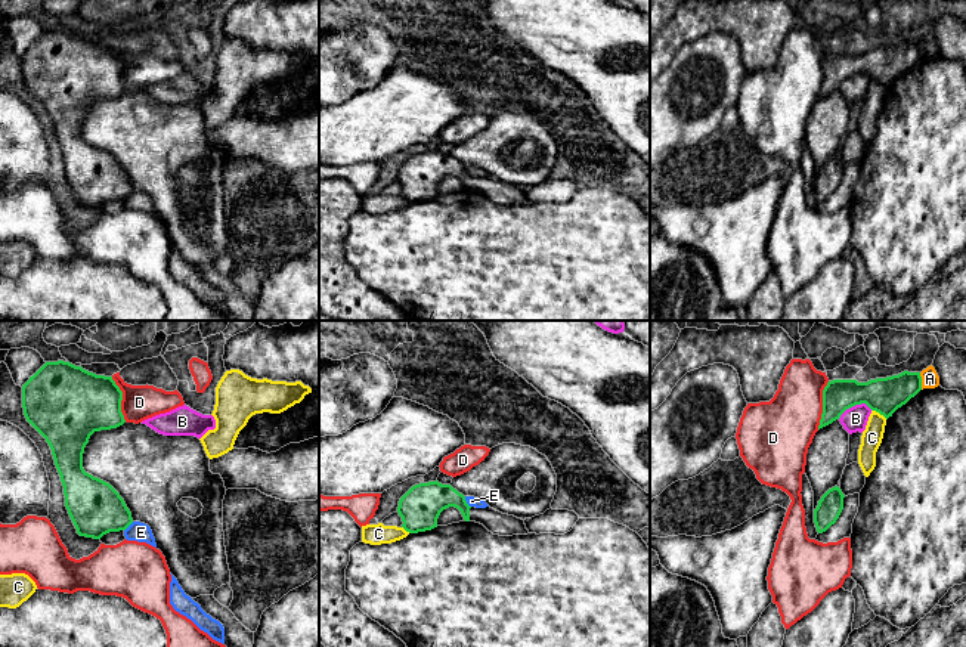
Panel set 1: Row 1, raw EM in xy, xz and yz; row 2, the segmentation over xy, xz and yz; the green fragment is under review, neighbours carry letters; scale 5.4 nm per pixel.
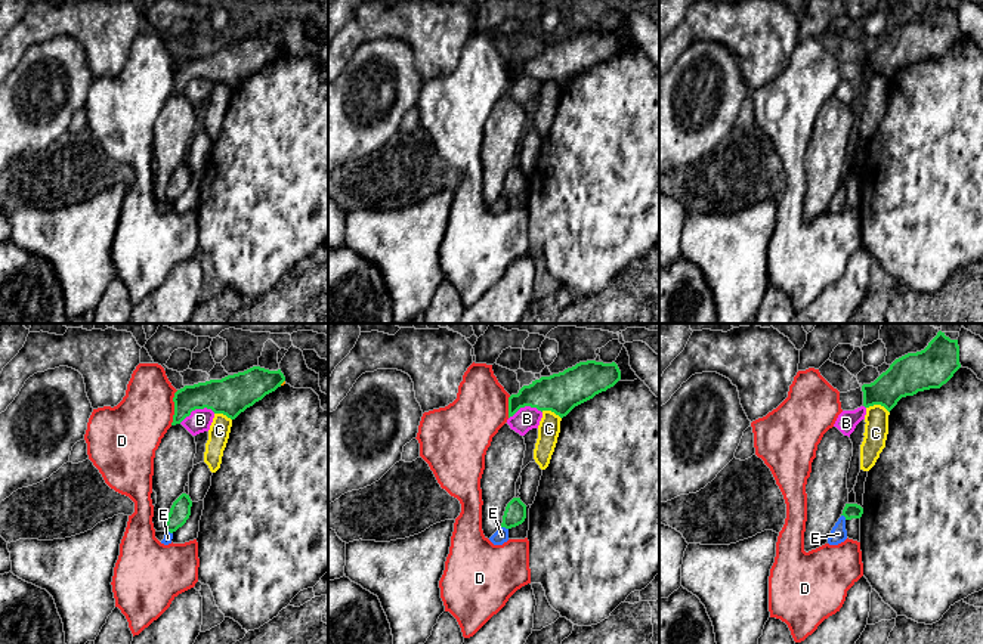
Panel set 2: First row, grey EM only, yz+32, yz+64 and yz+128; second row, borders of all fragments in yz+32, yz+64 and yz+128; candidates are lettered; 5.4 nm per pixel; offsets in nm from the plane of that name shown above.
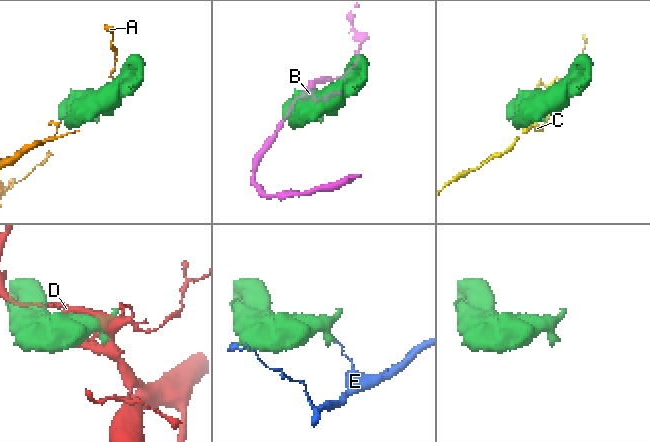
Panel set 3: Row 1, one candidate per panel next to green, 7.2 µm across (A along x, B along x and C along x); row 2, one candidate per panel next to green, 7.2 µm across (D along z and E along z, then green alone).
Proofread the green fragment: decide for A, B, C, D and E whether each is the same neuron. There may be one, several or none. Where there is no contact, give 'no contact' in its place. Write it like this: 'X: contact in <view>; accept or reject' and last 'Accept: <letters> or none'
A: contact in yz; reject
B: contact in yz; reject
C: contact in yz; reject
D: contact in yz; reject
E: contact in xz; reject
Accept: none

